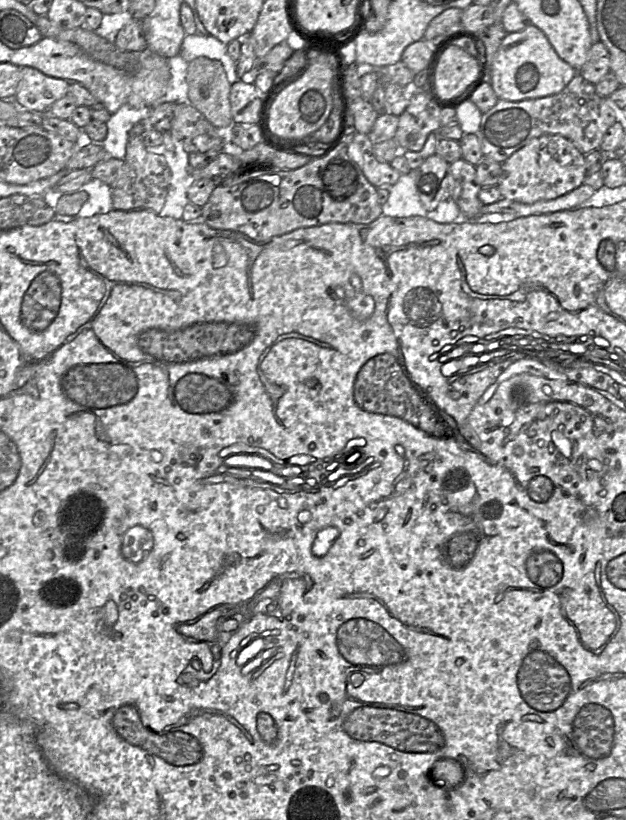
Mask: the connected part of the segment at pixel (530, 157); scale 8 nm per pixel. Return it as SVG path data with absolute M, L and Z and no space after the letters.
M542 135L514 152L501 163L502 174L497 184L502 198L524 204L552 200L579 187L586 177L585 155L568 139L561 135Z

